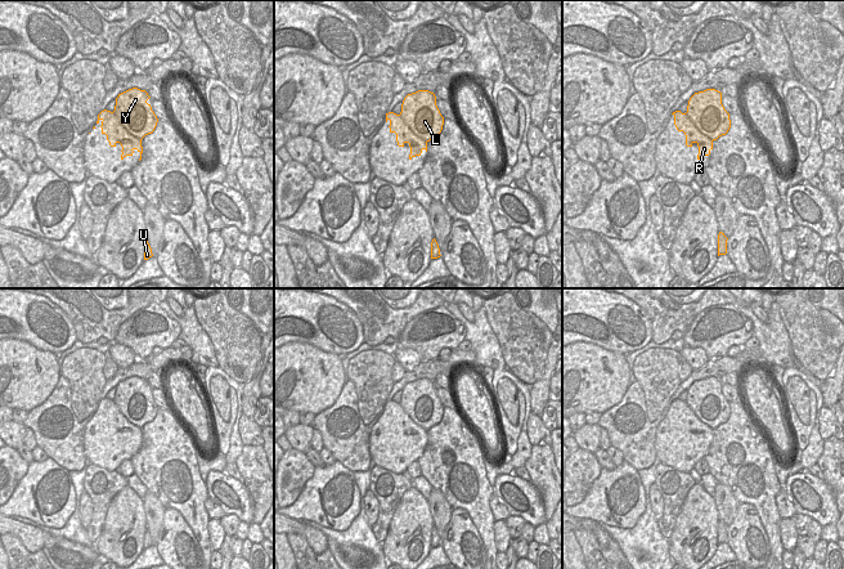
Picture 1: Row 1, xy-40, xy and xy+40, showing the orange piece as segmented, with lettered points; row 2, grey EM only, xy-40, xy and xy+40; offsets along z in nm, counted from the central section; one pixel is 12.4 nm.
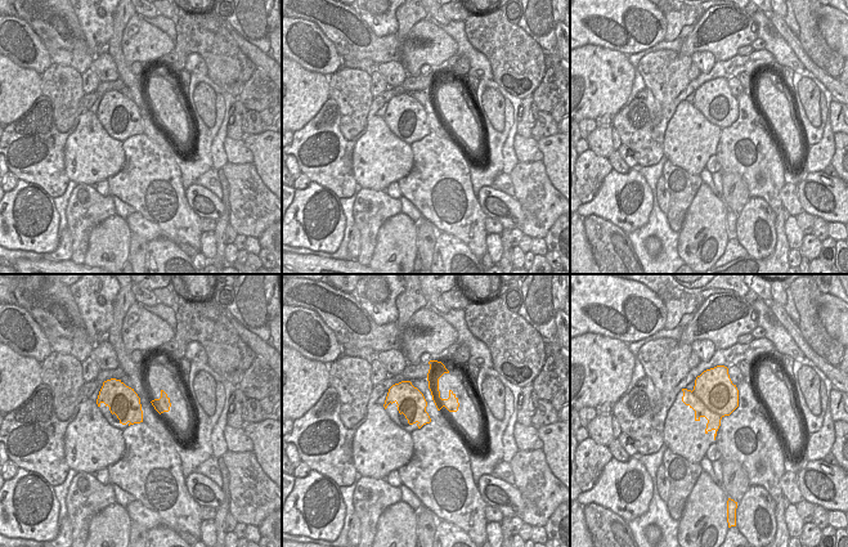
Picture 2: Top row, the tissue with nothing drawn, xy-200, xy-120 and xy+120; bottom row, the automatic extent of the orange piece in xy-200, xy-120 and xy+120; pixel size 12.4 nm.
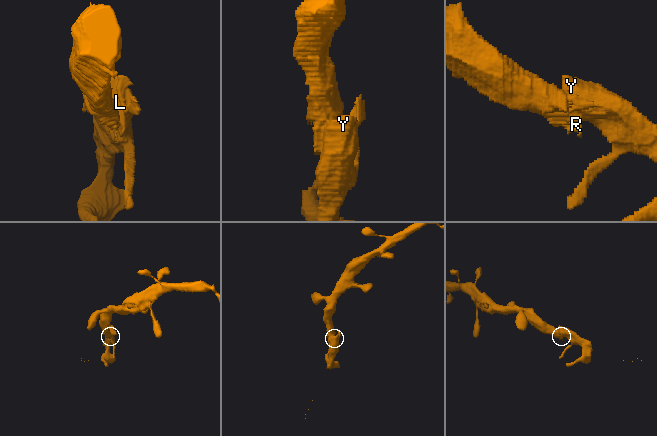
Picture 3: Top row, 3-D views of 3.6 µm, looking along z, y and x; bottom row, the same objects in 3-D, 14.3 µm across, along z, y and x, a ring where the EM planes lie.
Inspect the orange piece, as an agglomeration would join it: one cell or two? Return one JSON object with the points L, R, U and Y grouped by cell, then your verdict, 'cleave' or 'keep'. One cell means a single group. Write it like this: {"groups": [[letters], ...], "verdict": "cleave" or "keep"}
{"groups": [["L", "R", "U", "Y"]], "verdict": "keep"}

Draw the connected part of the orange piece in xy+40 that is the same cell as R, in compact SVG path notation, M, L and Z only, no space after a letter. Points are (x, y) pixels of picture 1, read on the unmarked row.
M715 377L695 381L686 402L675 399L672 403L677 418L686 424L686 434L697 433L697 448L709 444L713 430L726 424L731 416L729 402L722 393L722 381Z

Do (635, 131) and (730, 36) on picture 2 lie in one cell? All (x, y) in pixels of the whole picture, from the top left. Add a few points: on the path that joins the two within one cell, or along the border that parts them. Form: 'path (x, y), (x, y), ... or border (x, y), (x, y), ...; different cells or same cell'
border (737, 54), (716, 62); different cells

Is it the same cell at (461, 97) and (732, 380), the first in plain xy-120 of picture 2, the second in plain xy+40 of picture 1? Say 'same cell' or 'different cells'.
different cells

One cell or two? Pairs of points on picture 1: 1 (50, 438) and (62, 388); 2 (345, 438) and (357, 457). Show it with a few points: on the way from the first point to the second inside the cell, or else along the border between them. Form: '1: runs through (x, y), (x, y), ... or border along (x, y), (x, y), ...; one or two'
1: runs through (50, 425), (48, 421), (59, 401); one
2: border along (369, 433), (364, 444), (336, 460); two

